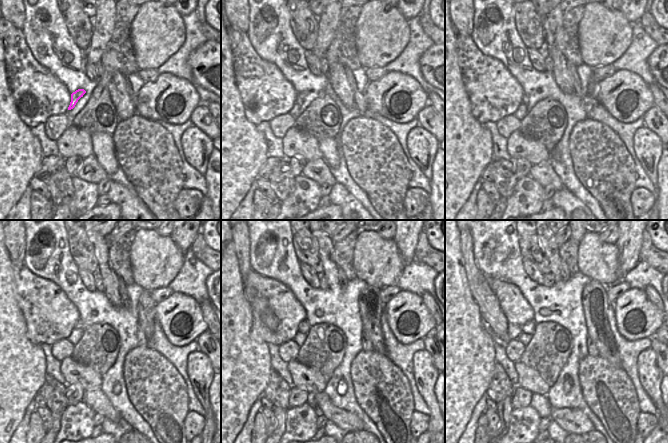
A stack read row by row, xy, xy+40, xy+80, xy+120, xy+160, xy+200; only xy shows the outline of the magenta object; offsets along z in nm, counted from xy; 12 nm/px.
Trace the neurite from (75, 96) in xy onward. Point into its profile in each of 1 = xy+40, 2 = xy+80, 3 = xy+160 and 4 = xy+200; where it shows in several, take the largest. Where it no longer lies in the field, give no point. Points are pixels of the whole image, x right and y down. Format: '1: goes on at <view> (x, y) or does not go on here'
1: goes on at xy+40 (294, 112)
2: goes on at xy+80 (521, 112)
3: goes on at xy+160 (303, 329)
4: goes on at xy+200 (528, 328)

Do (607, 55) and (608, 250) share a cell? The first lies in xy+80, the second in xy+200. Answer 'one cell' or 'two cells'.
one cell

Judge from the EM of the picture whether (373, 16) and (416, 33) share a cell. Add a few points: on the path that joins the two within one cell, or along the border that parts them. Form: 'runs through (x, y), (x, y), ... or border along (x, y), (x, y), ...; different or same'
border along (408, 20), (409, 41), (401, 53); different

